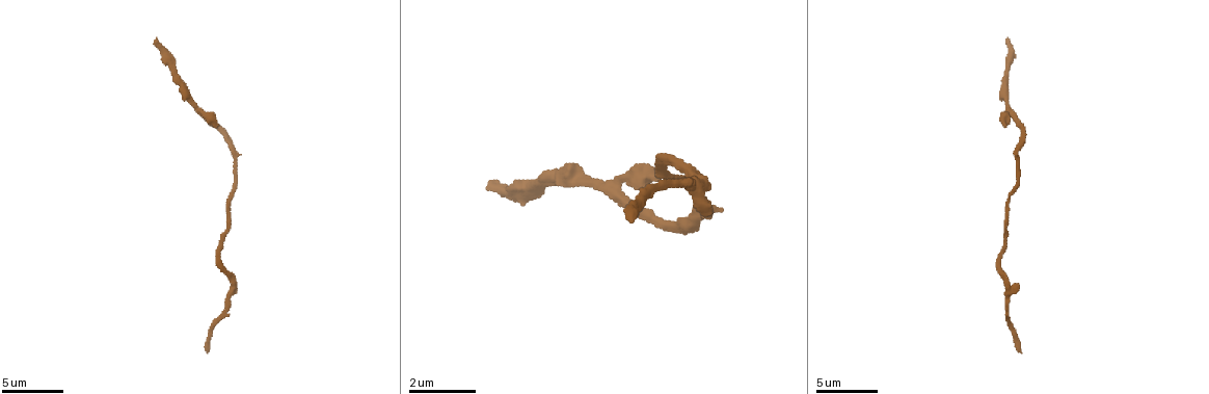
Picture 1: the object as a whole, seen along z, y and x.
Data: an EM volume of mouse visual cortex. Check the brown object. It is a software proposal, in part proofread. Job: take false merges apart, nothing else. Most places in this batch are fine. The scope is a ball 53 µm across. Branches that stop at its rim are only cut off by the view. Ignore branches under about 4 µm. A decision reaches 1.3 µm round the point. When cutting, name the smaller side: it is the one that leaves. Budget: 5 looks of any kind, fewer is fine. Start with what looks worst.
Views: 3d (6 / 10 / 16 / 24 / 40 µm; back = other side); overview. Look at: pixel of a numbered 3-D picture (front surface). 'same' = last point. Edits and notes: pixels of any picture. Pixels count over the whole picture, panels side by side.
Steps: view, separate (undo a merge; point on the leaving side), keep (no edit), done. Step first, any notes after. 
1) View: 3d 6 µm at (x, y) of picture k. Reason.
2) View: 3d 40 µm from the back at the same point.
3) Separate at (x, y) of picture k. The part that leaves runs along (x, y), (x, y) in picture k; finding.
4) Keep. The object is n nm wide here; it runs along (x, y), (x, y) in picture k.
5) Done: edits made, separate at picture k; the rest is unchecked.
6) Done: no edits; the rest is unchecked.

View: 3d 6 µm at (1014, 192) of picture 1.

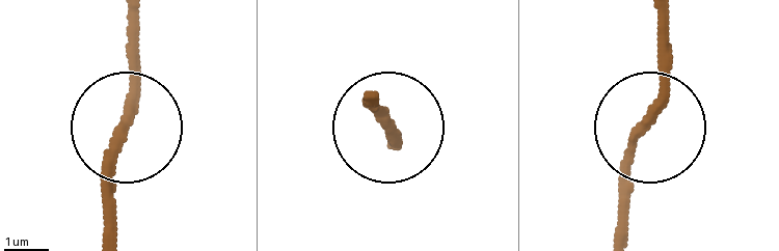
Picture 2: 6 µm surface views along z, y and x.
Keep. It runs along (129, 118), (129, 14) in picture 2; one neuron here.

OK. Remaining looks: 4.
View: 3d 16 µm at (1008, 105) of picture 1. Narrows sharply.

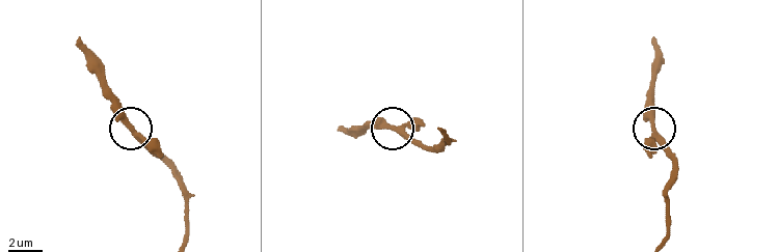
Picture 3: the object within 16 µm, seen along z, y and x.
Keep. It runs along (661, 241), (673, 159), (652, 124), (652, 93) in picture 3; continuous, no second neuron.

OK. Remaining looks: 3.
View: 3d 10 µm at (1004, 246) of picture 1. Calibre changes.

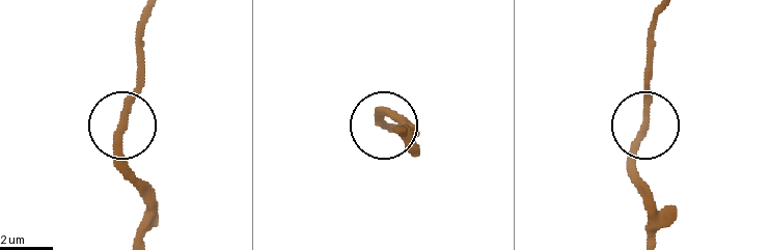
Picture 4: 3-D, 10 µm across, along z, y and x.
Keep. It runs along (661, 14), (650, 39), (650, 107), (636, 147), (636, 185) in picture 4; all the same neuron.

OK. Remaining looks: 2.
Done: no edits; the rest is unchecked.

